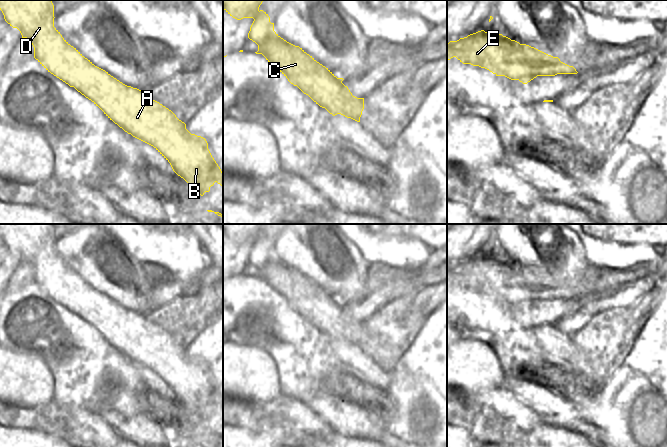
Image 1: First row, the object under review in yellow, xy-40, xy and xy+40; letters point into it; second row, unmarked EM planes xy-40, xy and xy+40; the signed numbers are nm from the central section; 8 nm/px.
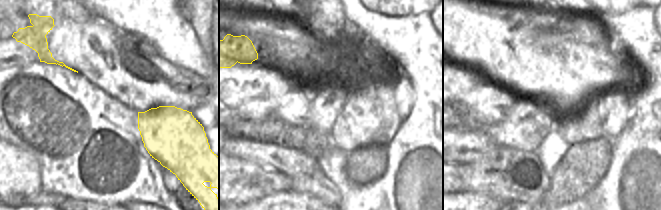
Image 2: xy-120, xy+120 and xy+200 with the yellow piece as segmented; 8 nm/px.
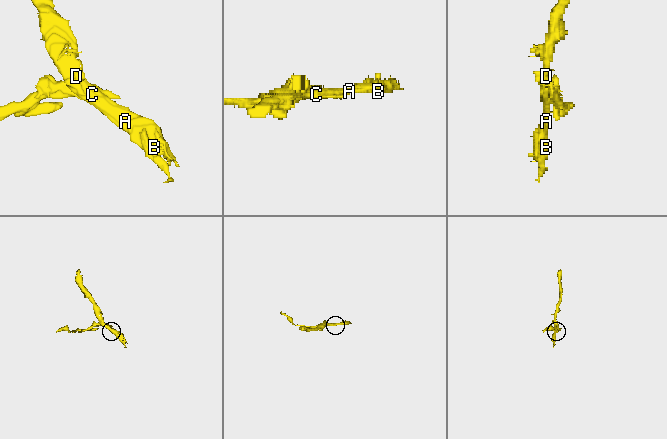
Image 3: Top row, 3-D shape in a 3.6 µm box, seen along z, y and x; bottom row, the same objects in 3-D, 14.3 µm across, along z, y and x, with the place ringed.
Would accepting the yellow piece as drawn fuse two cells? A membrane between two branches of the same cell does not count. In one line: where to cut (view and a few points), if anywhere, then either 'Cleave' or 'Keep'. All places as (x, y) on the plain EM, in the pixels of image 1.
Split along xy+40 (498, 258), (507, 281), (496, 298). Cleave.

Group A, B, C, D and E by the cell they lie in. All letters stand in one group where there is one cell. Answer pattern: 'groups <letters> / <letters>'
groups A B C D / E

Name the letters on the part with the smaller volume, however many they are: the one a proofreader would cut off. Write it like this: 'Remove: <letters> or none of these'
Remove: E

